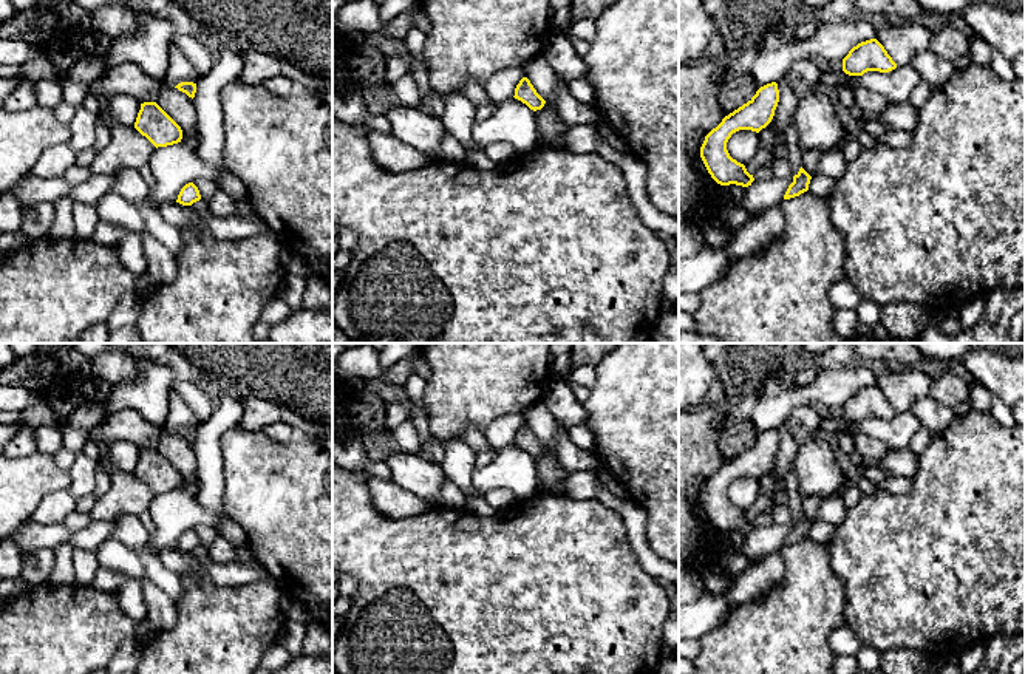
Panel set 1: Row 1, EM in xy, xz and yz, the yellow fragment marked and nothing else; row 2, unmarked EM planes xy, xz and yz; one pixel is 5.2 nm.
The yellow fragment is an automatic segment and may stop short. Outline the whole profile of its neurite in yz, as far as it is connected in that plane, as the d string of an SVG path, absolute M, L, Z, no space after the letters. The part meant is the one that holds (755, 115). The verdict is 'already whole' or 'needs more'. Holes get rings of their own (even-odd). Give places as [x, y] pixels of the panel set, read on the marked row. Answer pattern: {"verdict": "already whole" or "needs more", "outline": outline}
{"verdict": "already whole", "outline": "M767 83L761 87L747 104L725 116L722 122L705 136L700 147L700 158L717 184L751 186L754 181L753 175L747 172L744 164L730 156L727 142L731 134L739 130L759 133L765 128L775 116L778 102L778 83Z"}

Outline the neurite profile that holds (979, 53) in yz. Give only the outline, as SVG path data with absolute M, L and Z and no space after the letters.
M977 36L969 37L968 57L980 66L991 65L993 48Z

